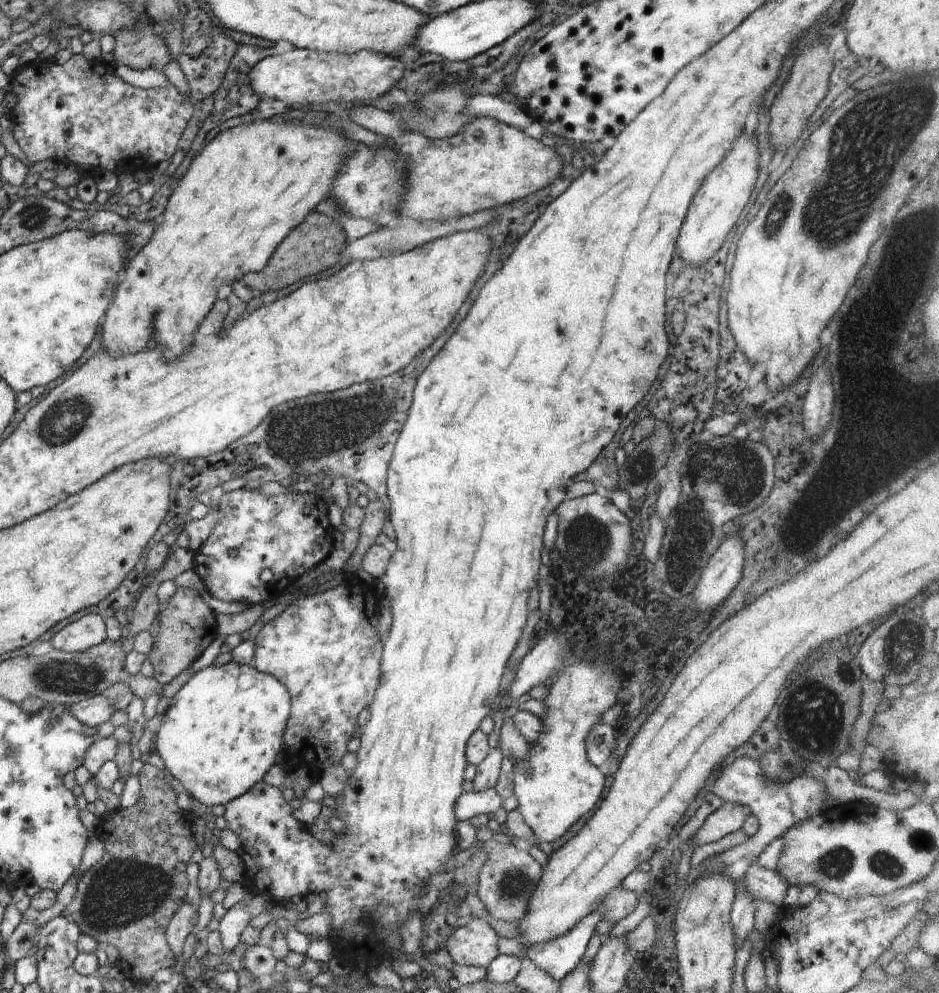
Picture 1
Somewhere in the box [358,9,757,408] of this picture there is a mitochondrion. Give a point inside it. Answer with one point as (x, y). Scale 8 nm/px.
(434, 106)

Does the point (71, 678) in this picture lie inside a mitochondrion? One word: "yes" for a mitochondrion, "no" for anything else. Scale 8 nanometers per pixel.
yes

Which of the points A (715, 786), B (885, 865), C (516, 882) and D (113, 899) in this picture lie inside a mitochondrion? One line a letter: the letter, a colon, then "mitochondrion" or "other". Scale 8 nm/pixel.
A: other
B: mitochondrion
C: mitochondrion
D: mitochondrion

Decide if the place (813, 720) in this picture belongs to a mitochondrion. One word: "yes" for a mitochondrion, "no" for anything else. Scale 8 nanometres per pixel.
yes

